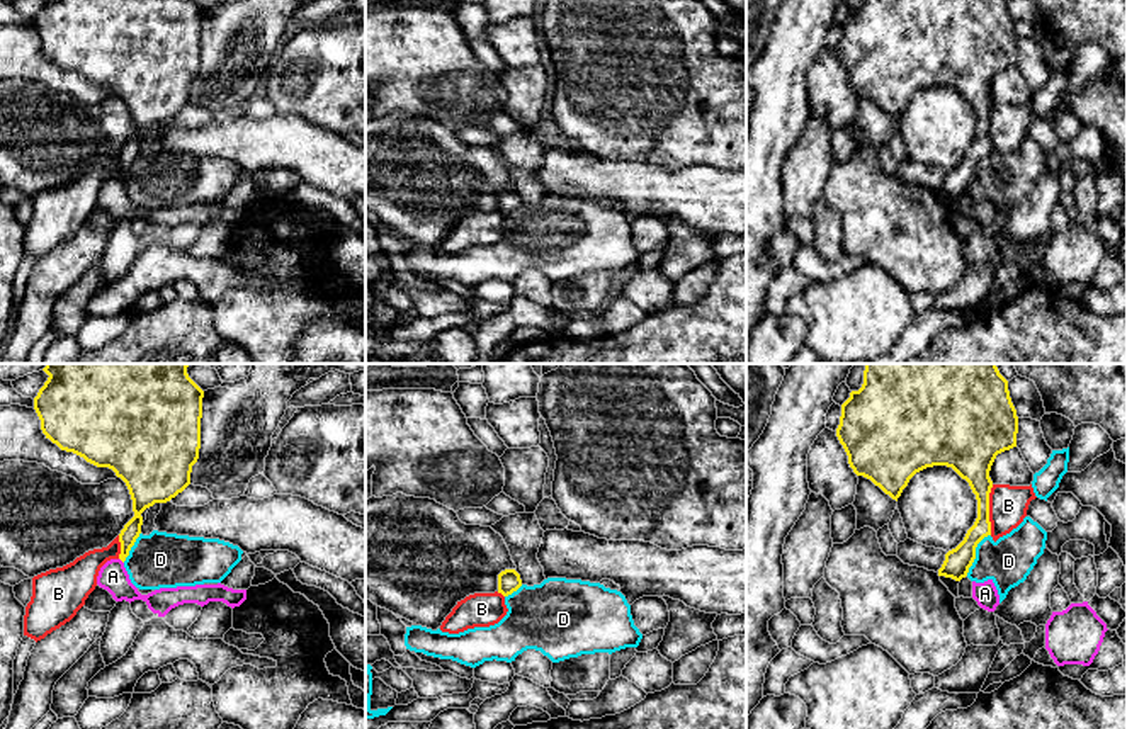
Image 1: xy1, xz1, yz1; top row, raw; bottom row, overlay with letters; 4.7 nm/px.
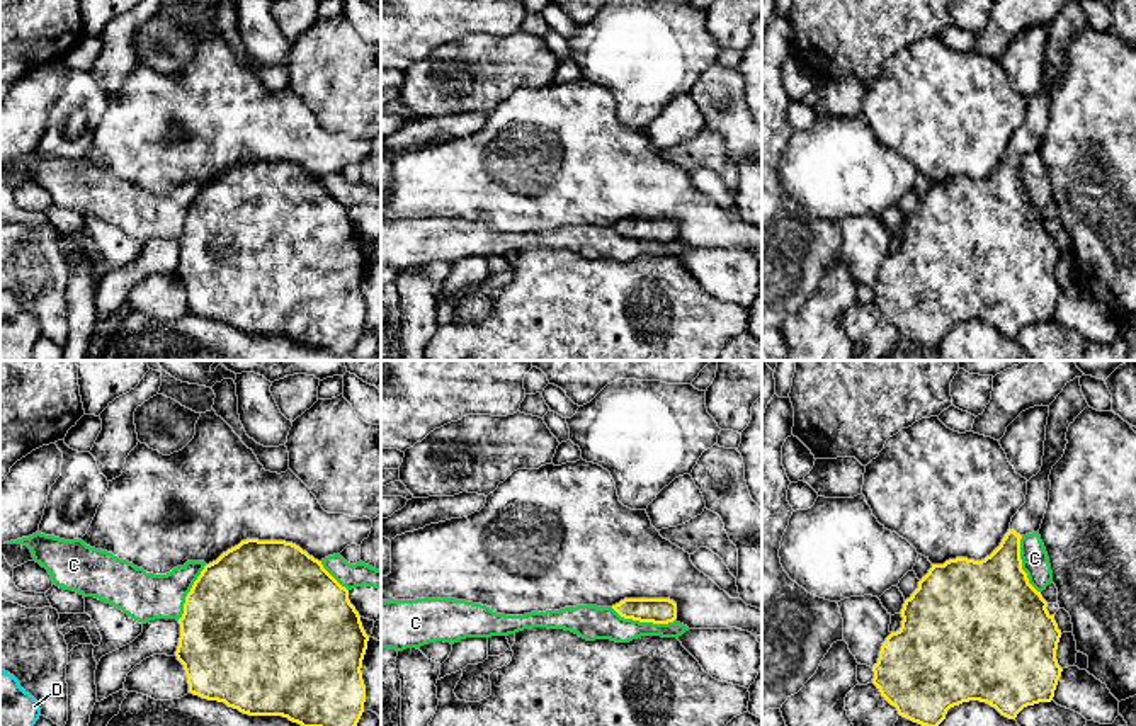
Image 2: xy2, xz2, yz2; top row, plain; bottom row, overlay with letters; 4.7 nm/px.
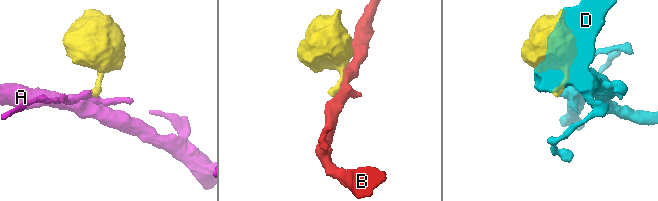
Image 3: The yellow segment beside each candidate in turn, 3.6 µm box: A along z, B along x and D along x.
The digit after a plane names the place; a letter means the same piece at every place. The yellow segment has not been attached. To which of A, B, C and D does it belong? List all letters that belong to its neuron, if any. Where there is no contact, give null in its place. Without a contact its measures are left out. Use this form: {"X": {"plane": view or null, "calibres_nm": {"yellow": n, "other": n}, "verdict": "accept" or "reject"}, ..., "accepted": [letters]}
{"A": {"plane": "xy1", "calibres_nm": {"yellow": 90, "other": 140}, "verdict": "reject"}, "B": {"plane": "yz1", "calibres_nm": {"yellow": 180, "other": 180}, "verdict": "reject"}, "C": {"plane": "xz2", "calibres_nm": {"yellow": 130, "other": 160}, "verdict": "reject"}, "D": {"plane": "yz1", "calibres_nm": {"yellow": 130, "other": 220}, "verdict": "reject"}, "accepted": []}

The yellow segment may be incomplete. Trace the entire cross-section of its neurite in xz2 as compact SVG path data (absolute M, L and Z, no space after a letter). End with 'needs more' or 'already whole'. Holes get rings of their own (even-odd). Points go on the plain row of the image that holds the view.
M624 218L612 228L624 238L668 243L677 238L677 223L670 218Z | already whole

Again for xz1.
M505 189L498 194L498 212L503 216L512 214L522 206L520 194L515 189Z | already whole

